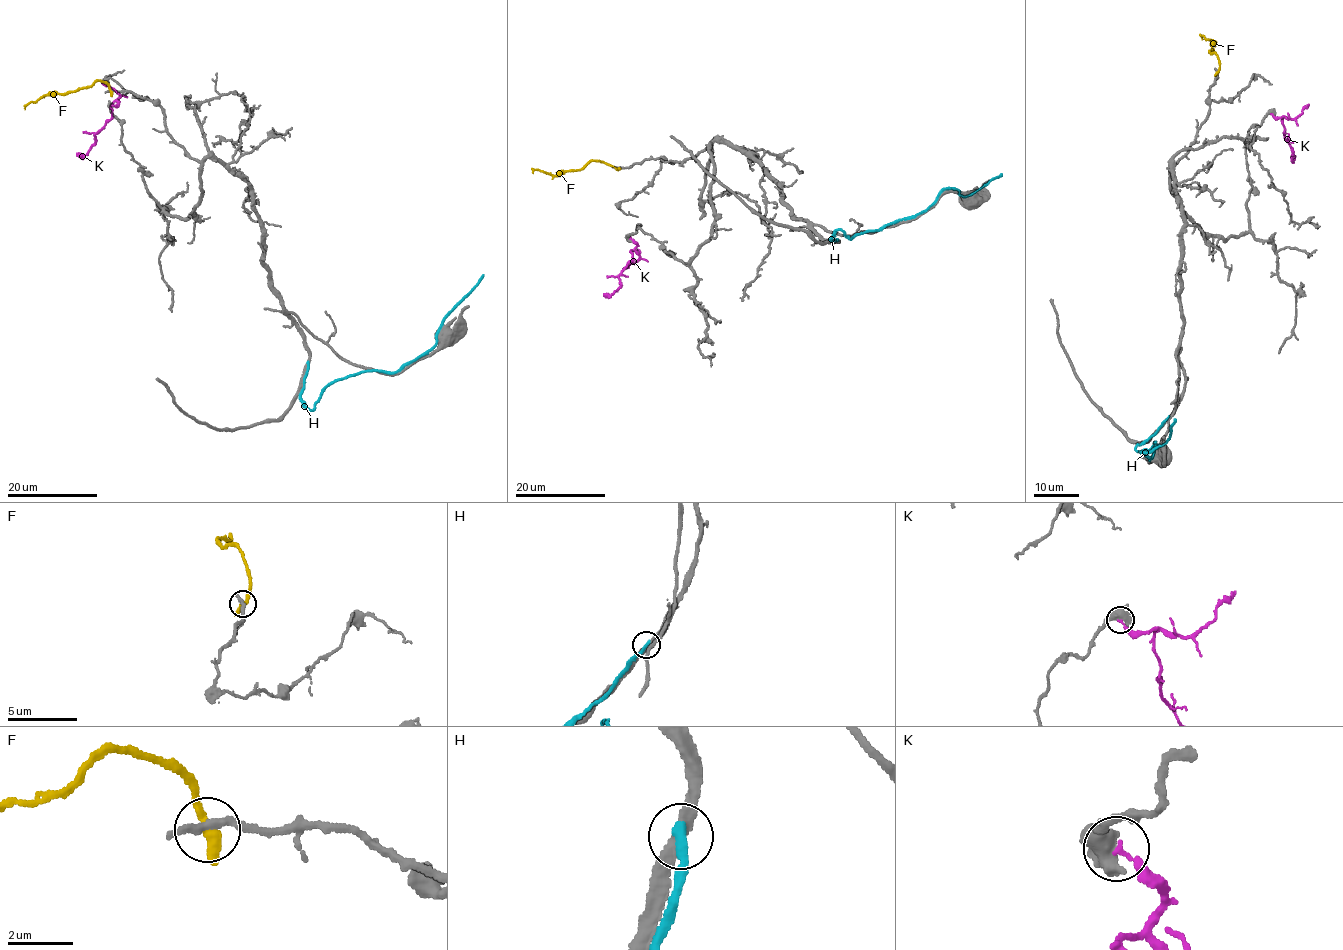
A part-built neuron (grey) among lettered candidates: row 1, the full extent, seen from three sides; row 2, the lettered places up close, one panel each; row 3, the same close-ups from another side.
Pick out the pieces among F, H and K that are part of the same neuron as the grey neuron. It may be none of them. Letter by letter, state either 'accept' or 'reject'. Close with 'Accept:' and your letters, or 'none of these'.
F: reject
H: reject
K: reject
Accept: none of these

